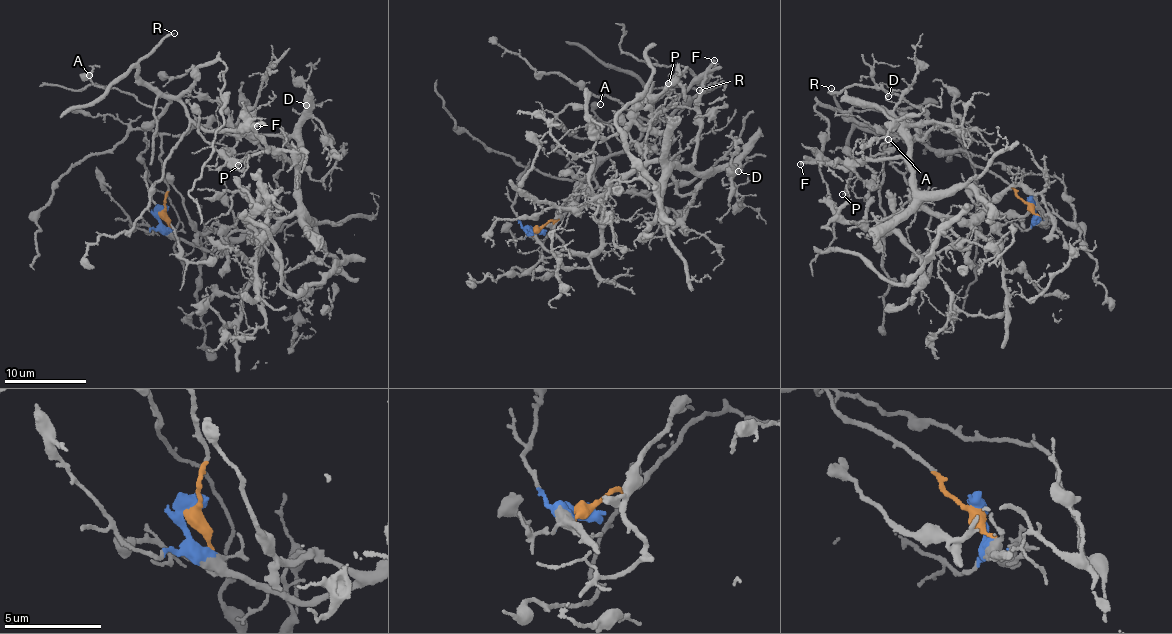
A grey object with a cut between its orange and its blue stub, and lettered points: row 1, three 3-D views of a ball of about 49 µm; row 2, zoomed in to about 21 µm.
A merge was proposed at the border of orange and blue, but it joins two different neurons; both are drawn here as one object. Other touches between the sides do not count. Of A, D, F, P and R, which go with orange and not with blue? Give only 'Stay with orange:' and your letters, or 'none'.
Stay with orange: A, R

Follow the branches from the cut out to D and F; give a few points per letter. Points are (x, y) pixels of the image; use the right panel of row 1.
D: (1031, 204), (1044, 222), (1020, 186), (968, 220), (919, 203), (909, 133), (888, 96)
F: (1031, 204), (1044, 222), (1020, 186), (968, 220), (919, 203), (915, 170), (898, 157), (800, 164)

